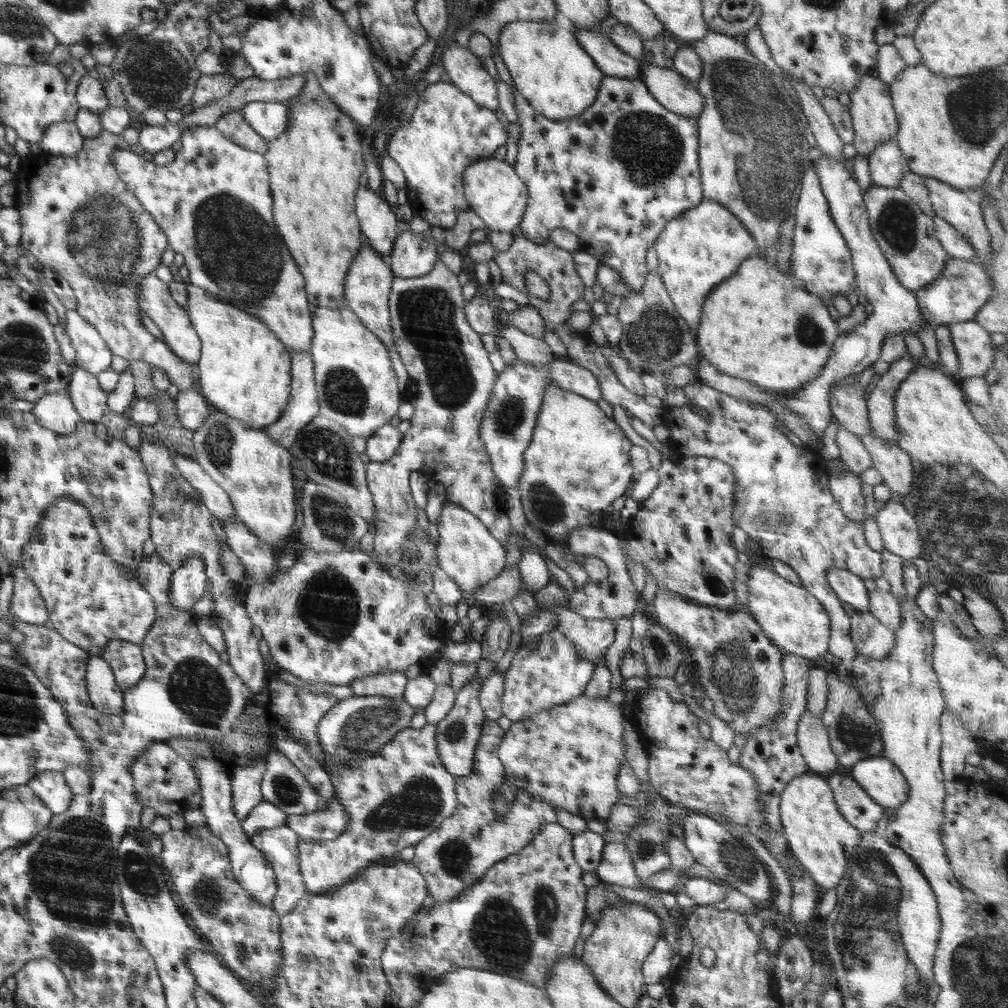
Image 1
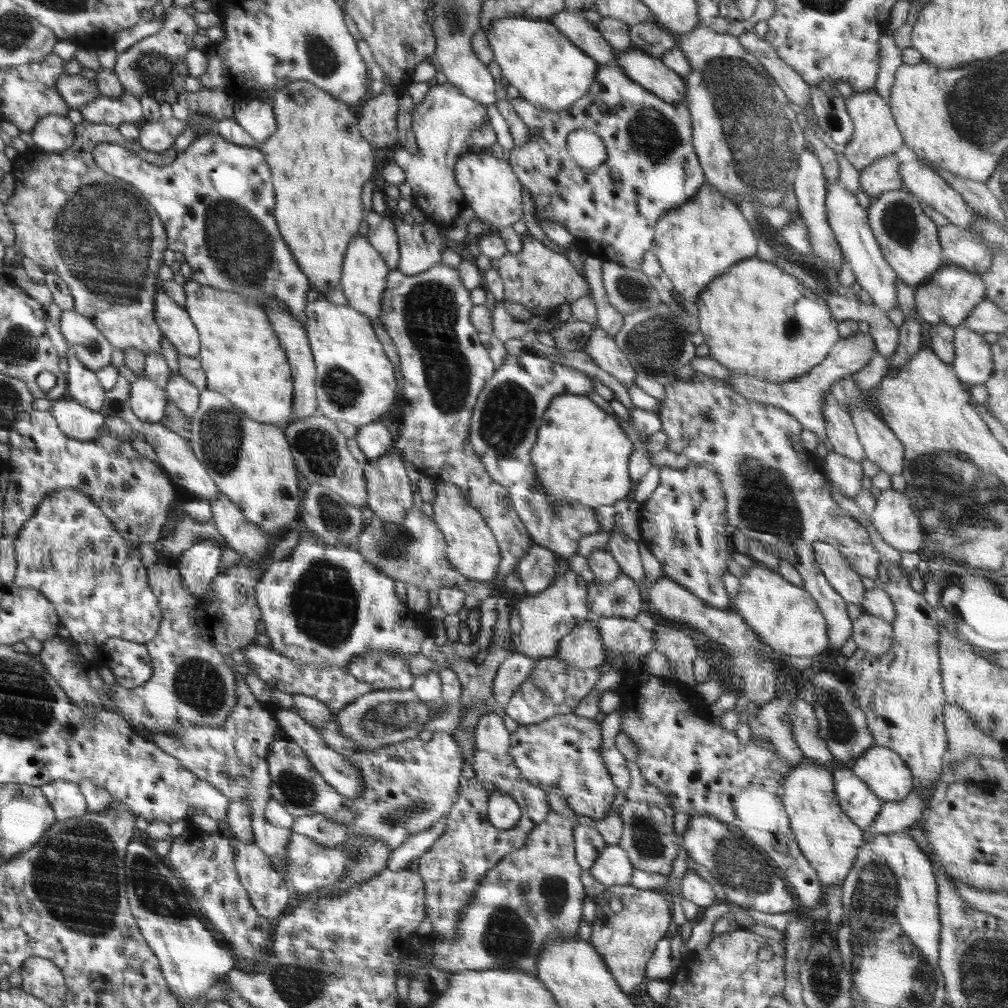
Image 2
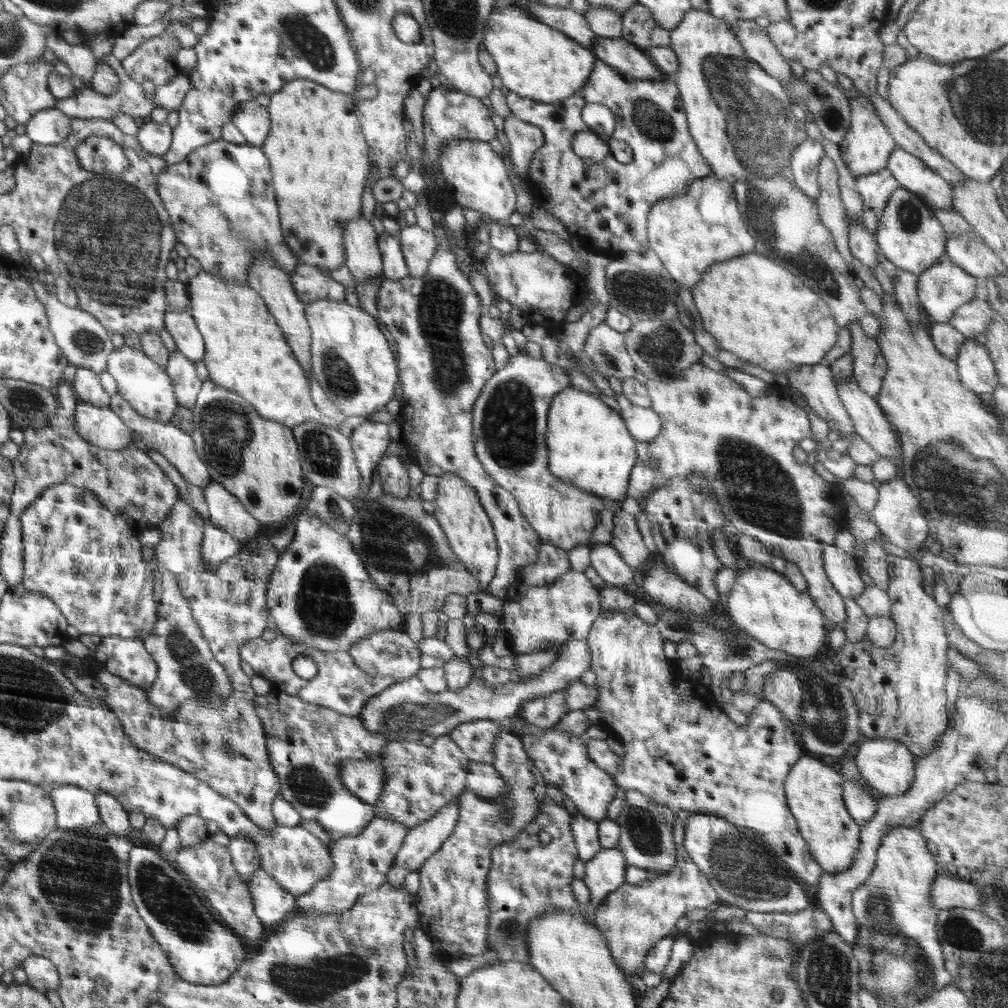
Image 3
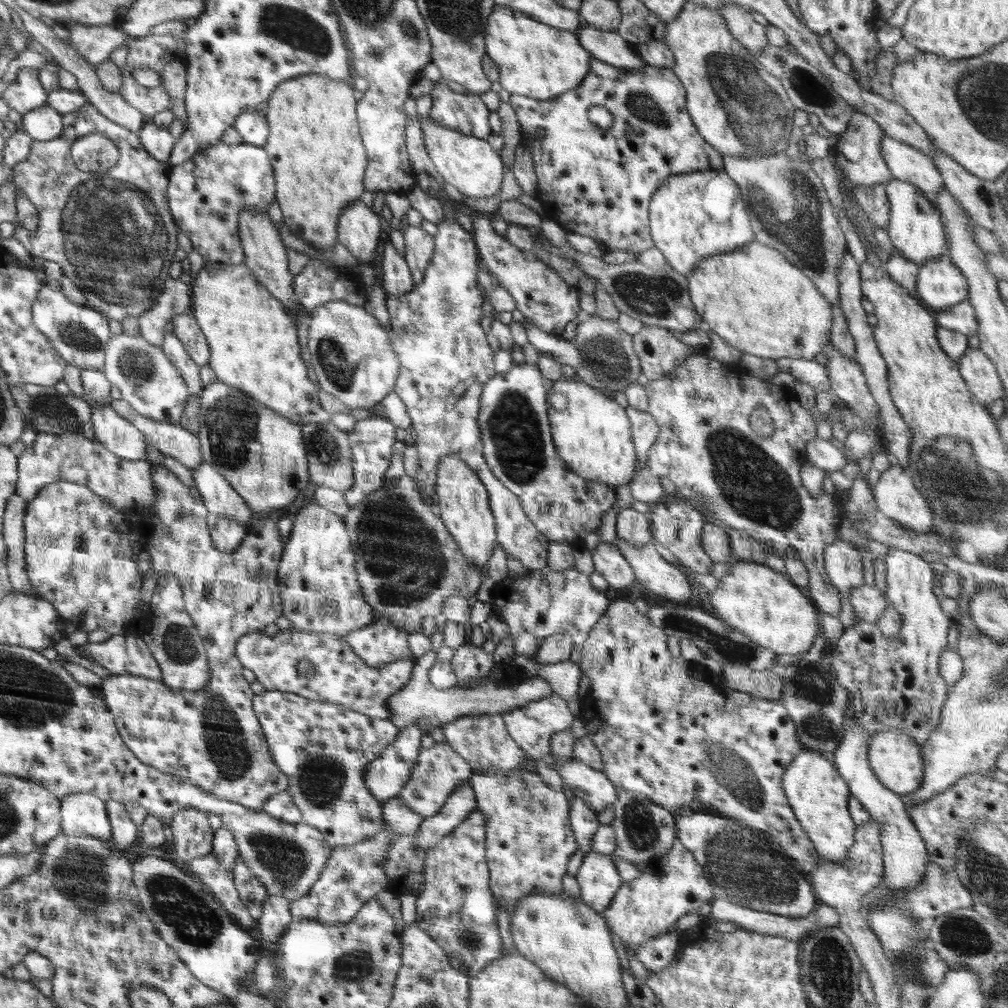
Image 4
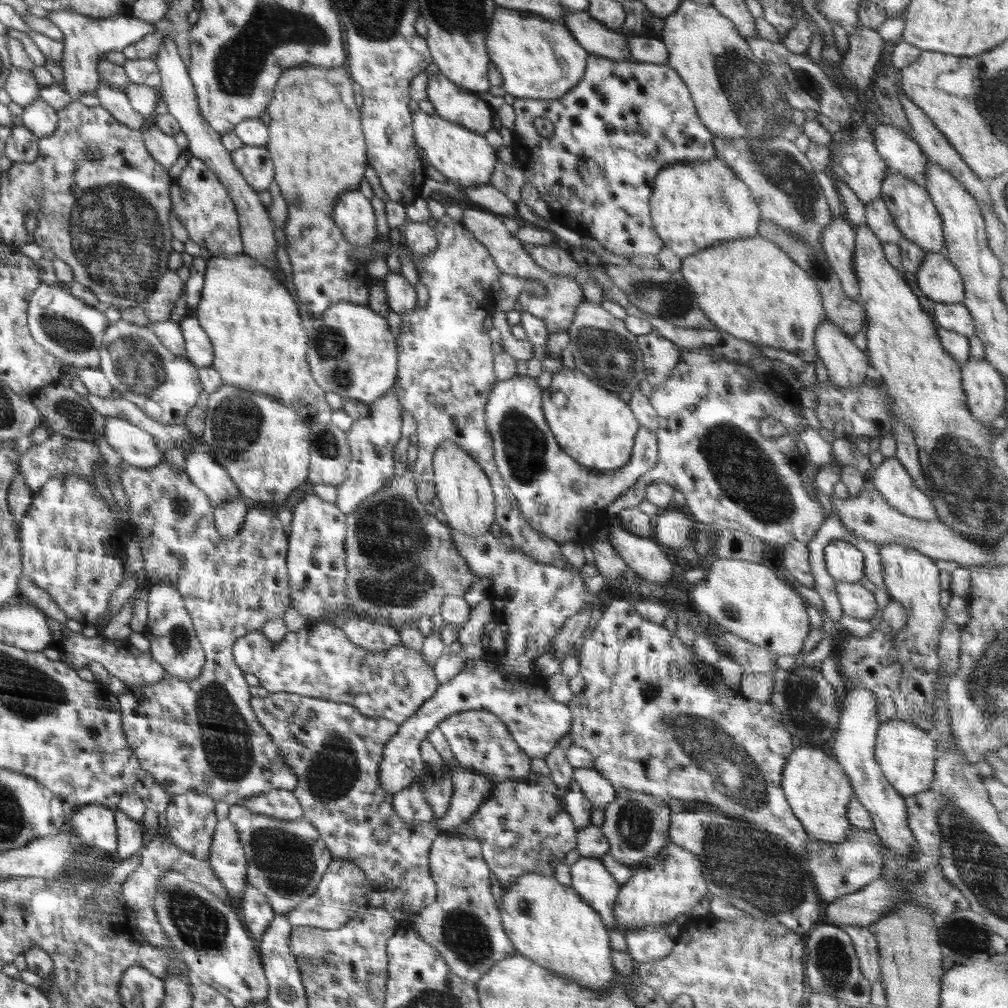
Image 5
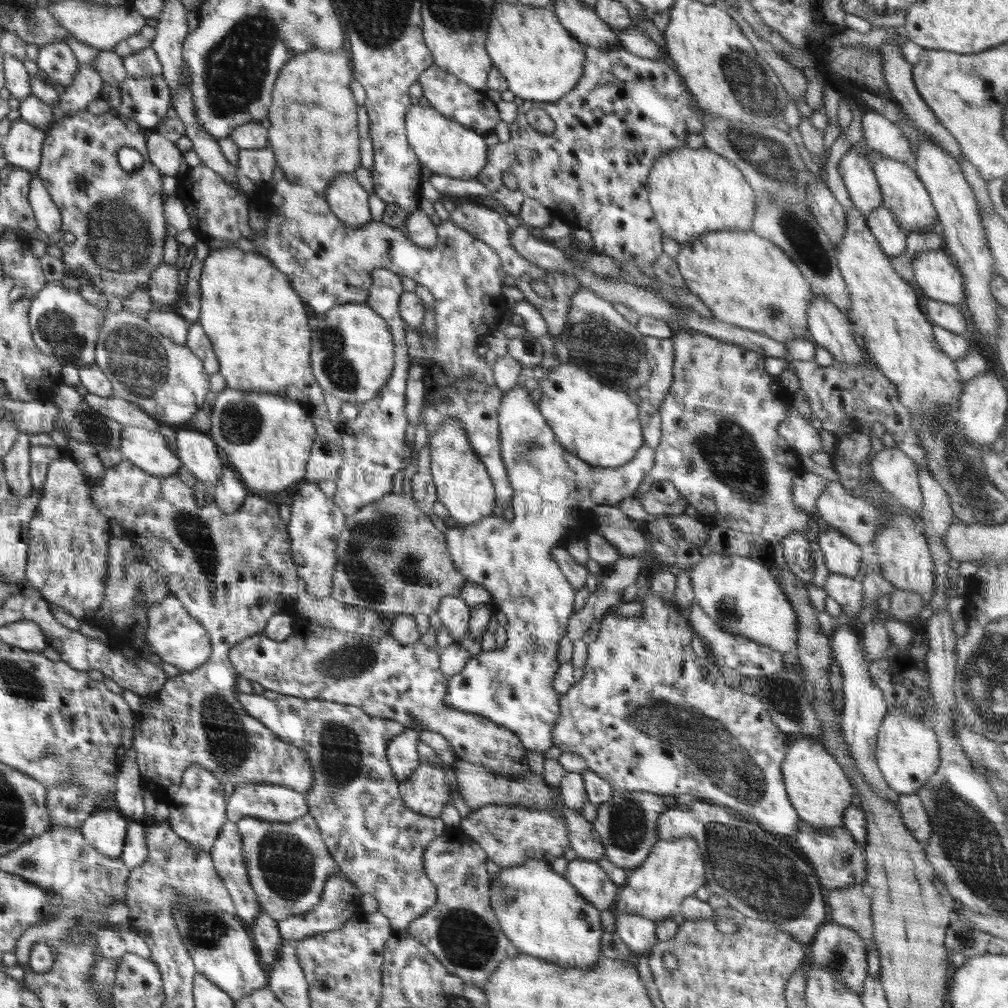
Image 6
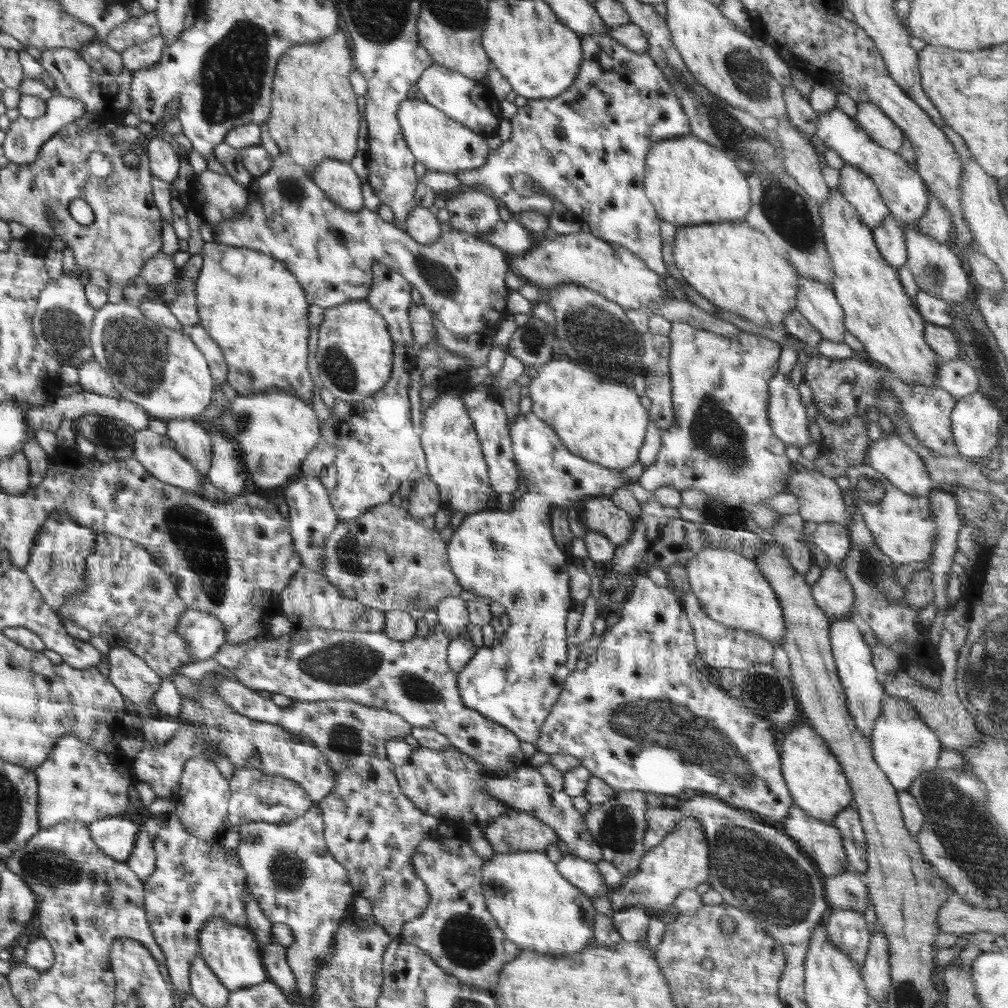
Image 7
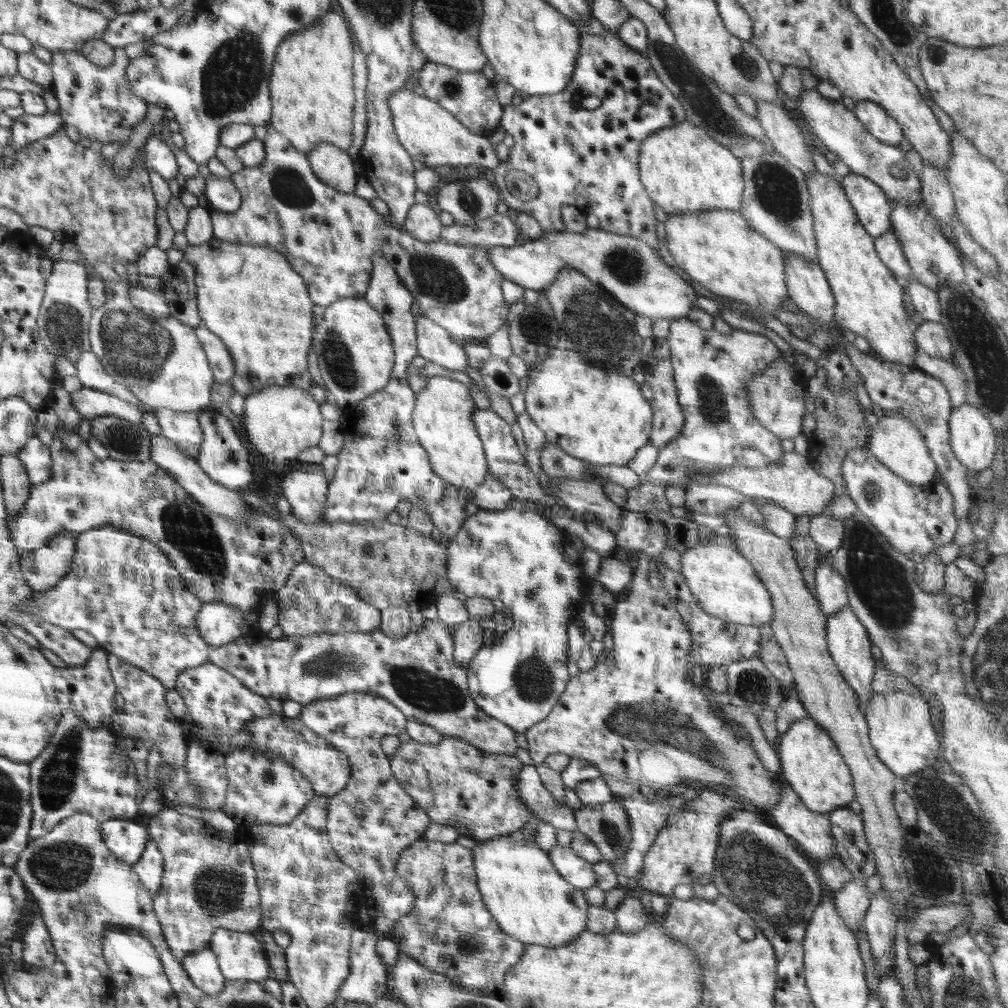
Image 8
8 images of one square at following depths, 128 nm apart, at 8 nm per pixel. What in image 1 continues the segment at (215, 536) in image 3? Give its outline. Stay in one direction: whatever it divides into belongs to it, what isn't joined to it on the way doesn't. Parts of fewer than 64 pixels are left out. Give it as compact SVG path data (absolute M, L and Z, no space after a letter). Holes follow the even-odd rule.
M192 553L182 566L172 574L170 584L170 603L176 611L191 611L193 605L202 598L206 590L206 563L204 557Z

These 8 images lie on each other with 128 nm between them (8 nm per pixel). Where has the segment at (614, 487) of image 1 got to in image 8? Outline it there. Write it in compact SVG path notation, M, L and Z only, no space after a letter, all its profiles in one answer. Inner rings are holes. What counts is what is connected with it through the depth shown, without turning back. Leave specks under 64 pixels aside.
M554 349L547 360L536 367L529 367L527 372L528 389L525 394L526 411L530 415L530 419L536 423L538 429L546 433L546 439L562 448L566 454L574 456L580 460L587 461L594 464L611 464L611 465L626 465L634 458L636 451L642 448L649 442L649 437L652 429L653 412L651 404L647 402L646 398L642 396L641 386L635 382L631 376L625 376L622 373L607 372L606 369L595 367L591 364L584 364L584 357L576 353L566 353L562 349Z

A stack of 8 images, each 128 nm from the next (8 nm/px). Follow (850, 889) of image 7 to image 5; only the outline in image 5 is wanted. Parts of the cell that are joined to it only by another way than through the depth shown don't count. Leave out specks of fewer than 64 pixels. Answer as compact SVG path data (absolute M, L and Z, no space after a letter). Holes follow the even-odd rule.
M854 923L838 926L852 939L860 971L869 984L872 986L875 982L881 981L879 948L875 936L867 930L867 927L854 925Z

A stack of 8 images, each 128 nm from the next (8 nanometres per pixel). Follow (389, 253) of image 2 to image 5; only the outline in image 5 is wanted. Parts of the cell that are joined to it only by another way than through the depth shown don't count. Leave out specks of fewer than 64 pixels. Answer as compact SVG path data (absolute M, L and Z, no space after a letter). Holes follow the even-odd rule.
M389 270L384 287L388 295L388 306L394 312L404 314L410 312L417 304L415 288L404 278L403 274L397 274Z

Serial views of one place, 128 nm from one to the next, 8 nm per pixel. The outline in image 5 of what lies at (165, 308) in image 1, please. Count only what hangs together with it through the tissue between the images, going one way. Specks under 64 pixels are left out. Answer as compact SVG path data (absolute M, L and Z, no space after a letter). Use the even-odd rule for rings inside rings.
M191 313L181 320L180 328L185 340L185 352L197 368L209 368L213 364L213 346L209 336Z

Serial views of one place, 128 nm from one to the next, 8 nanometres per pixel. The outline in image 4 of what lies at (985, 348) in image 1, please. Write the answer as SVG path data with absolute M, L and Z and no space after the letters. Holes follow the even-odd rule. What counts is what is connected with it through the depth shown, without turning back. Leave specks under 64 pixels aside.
M972 345L958 364L962 381L978 403L986 407L996 400L1006 400L1003 383L994 364L979 348Z

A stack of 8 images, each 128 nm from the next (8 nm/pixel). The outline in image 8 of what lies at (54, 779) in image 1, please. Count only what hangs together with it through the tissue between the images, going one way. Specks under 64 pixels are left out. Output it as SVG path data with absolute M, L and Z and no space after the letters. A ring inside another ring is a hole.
M106 820L101 822L105 845L121 861L136 867L151 841L148 828L133 820Z

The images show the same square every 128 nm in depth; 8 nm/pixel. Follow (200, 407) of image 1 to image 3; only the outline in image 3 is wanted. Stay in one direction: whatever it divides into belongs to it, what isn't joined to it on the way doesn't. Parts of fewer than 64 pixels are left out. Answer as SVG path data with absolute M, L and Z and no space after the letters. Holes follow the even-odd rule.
M177 349L169 354L166 367L167 375L175 387L178 403L192 409L203 386L203 381L197 374L195 363L184 357Z

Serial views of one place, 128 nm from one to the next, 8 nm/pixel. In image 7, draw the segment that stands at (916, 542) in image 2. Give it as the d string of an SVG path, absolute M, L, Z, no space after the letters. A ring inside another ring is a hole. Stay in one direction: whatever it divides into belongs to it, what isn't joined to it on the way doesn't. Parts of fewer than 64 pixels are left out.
M896 431L871 441L866 462L907 494L924 496L934 488L924 459Z

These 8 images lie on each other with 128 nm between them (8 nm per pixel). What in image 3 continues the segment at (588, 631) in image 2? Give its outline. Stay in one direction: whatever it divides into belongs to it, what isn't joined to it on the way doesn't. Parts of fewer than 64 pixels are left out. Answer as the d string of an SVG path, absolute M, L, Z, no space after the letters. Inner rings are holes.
M570 640L560 646L558 658L538 676L528 677L522 681L508 681L499 687L490 687L478 678L455 691L447 689L442 692L430 692L424 688L417 675L414 675L392 684L378 696L370 698L364 710L357 716L364 721L364 727L368 731L382 733L392 741L402 741L407 735L417 737L449 735L455 726L466 721L507 720L516 715L518 708L526 704L526 700L563 690L568 681L579 678L583 672L589 670L591 660L590 648L584 640Z

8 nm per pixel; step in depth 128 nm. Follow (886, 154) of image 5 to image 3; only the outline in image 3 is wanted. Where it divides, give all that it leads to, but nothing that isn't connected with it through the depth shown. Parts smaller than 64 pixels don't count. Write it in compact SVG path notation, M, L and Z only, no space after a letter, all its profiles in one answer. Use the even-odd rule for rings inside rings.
M900 147L888 156L886 168L903 189L916 193L932 209L954 209L954 190L922 160Z

